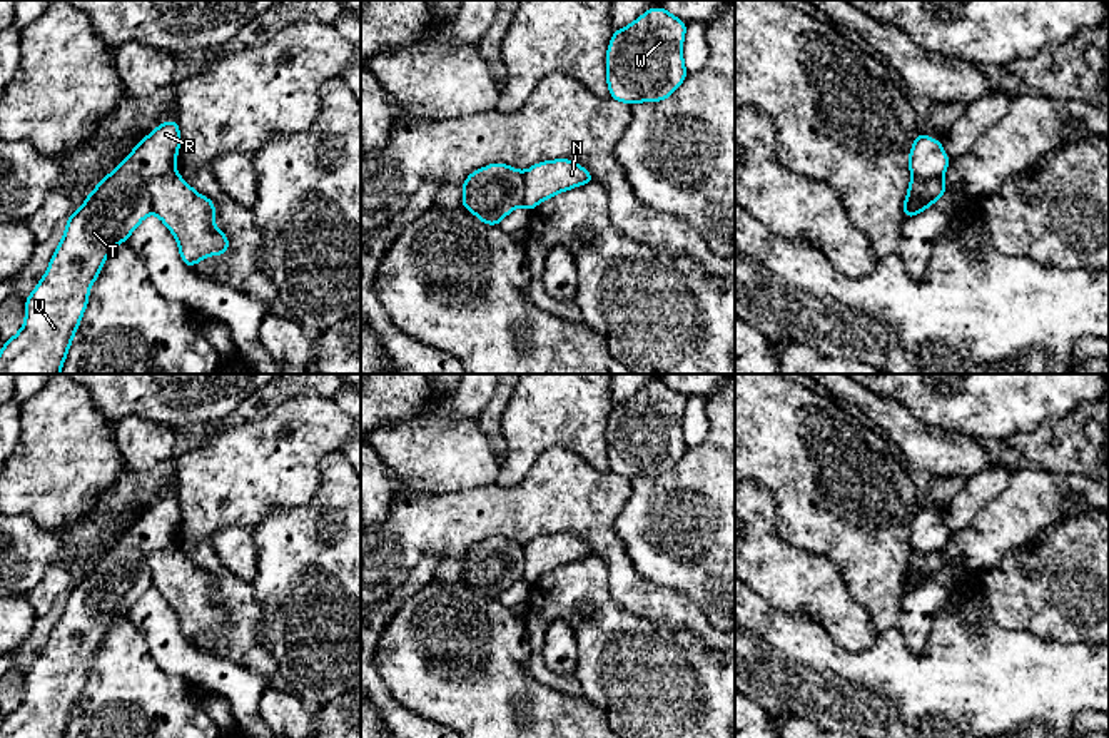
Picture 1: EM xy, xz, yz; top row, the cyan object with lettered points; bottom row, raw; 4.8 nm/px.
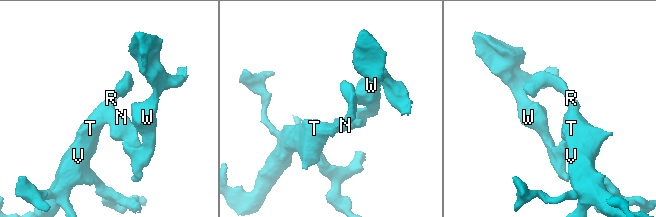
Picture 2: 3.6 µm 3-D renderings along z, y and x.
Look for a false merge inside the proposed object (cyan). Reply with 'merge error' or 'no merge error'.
merge error

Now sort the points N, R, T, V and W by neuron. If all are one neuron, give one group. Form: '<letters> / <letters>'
N W / R T V

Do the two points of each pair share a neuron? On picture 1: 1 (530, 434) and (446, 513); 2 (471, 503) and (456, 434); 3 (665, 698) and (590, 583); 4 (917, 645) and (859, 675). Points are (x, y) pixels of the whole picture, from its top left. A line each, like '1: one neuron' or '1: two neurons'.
1: two neurons
2: two neurons
3: one neuron
4: two neurons

